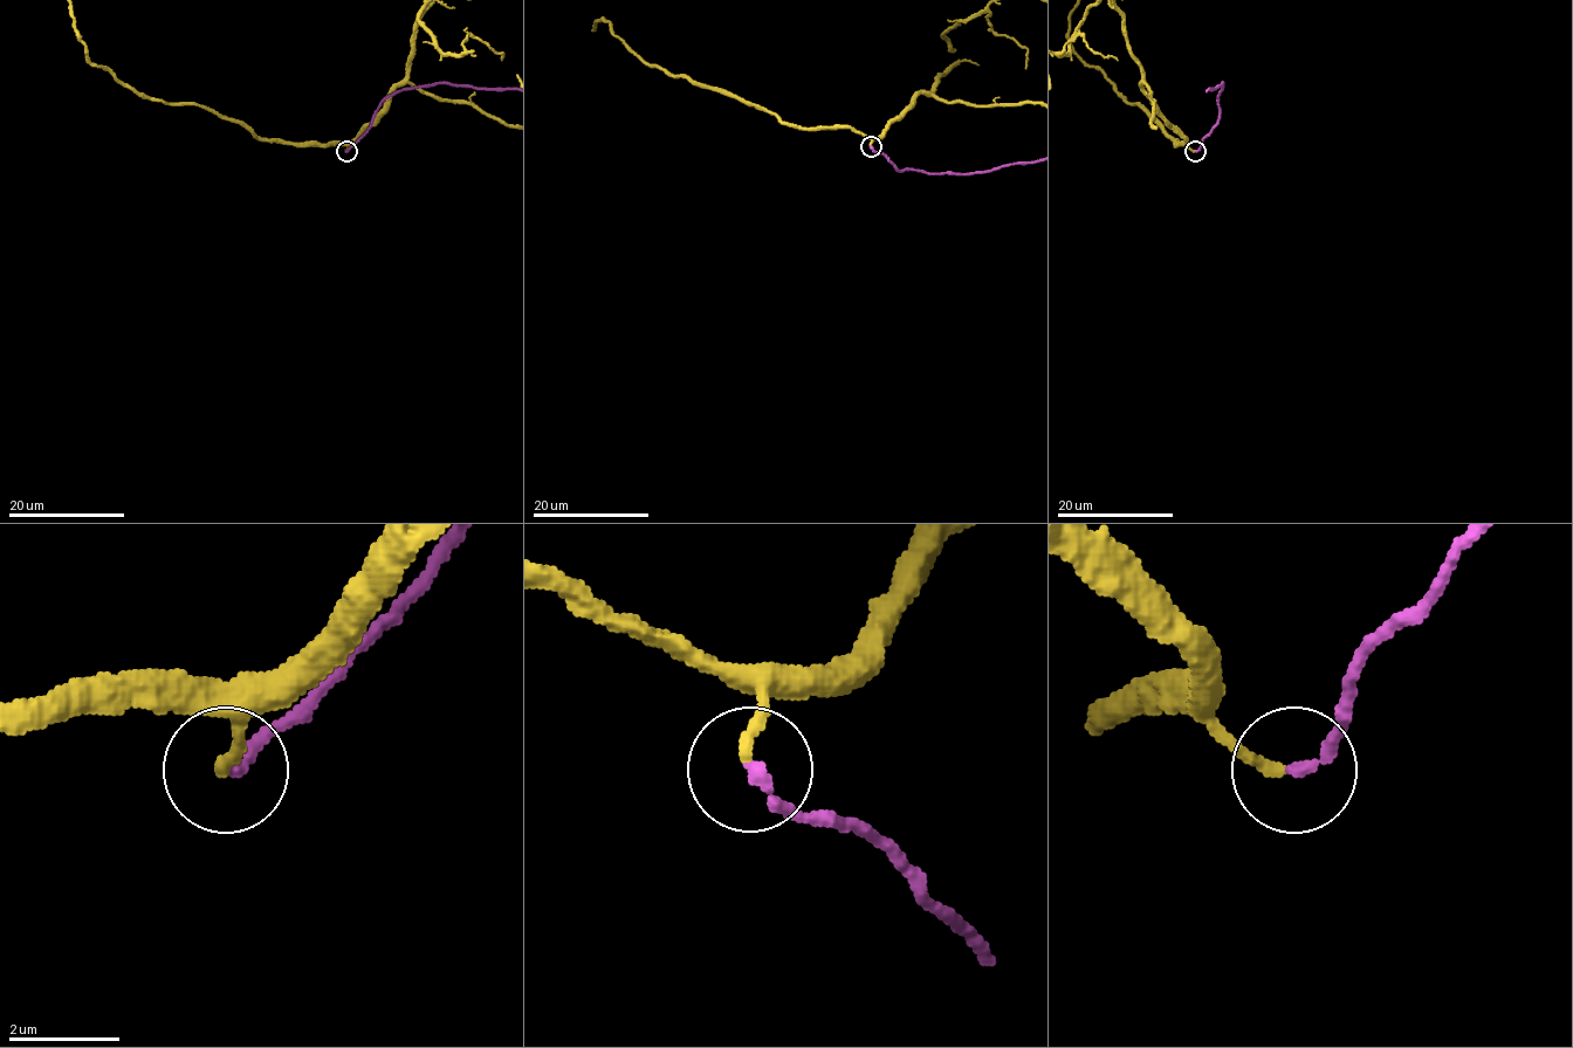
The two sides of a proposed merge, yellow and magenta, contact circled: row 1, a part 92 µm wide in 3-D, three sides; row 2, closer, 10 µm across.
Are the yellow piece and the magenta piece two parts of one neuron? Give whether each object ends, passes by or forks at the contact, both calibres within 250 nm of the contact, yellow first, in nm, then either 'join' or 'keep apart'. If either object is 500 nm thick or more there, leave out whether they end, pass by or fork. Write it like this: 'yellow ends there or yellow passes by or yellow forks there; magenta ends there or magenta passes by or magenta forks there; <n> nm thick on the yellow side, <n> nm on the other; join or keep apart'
yellow ends there; magenta ends there; 200 nm thick on the yellow side, 220 nm on the other; join

